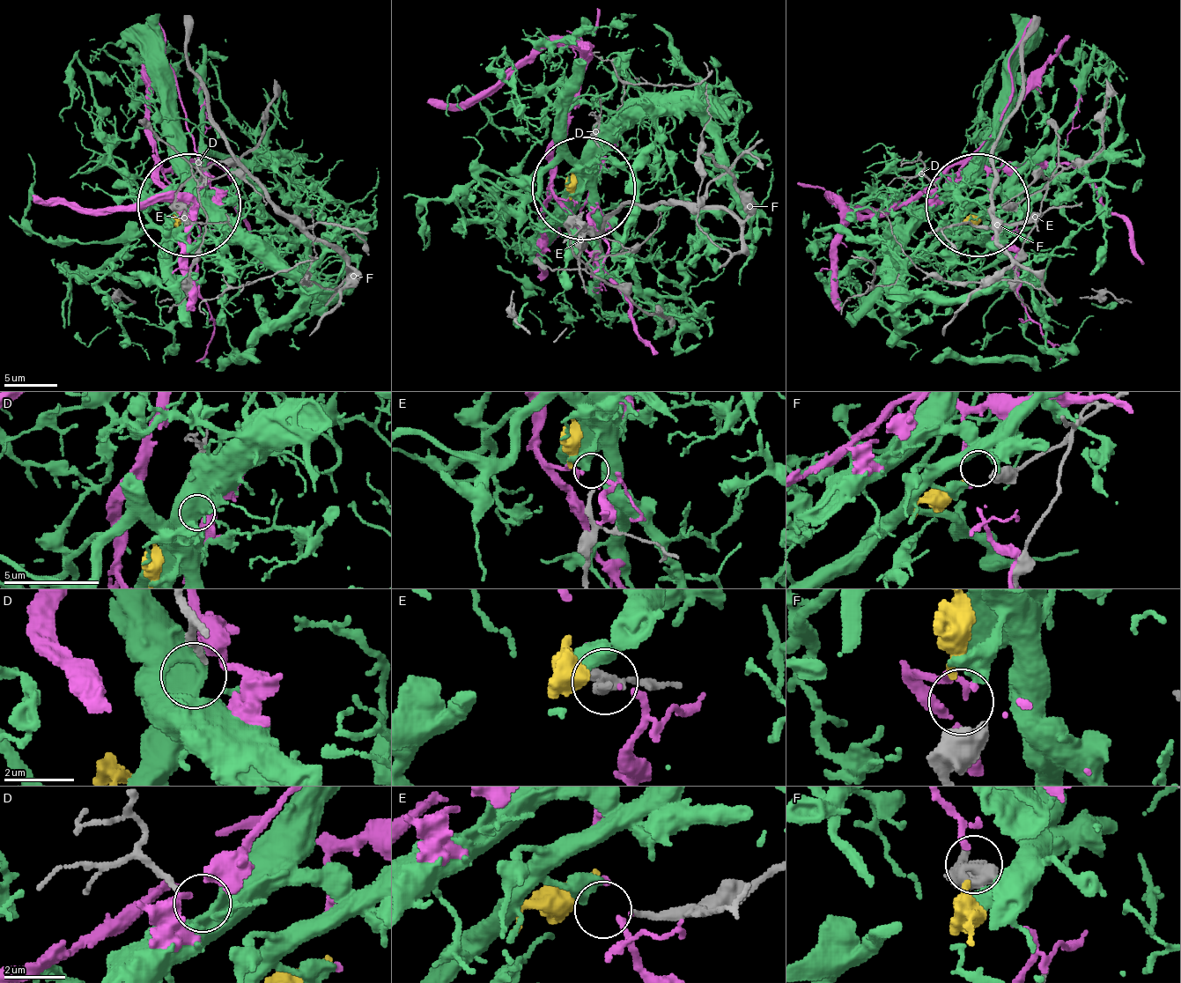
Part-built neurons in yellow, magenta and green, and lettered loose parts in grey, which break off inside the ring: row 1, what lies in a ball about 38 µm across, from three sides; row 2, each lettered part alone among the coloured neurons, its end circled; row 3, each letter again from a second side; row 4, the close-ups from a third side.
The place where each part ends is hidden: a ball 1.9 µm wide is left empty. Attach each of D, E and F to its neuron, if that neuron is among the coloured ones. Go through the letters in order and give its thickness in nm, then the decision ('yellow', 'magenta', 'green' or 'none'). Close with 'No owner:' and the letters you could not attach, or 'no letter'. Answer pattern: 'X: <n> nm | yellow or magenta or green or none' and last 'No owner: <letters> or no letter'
D: 160 nm | green
E: 190 nm | none
F: 500 nm | yellow
No owner: E

